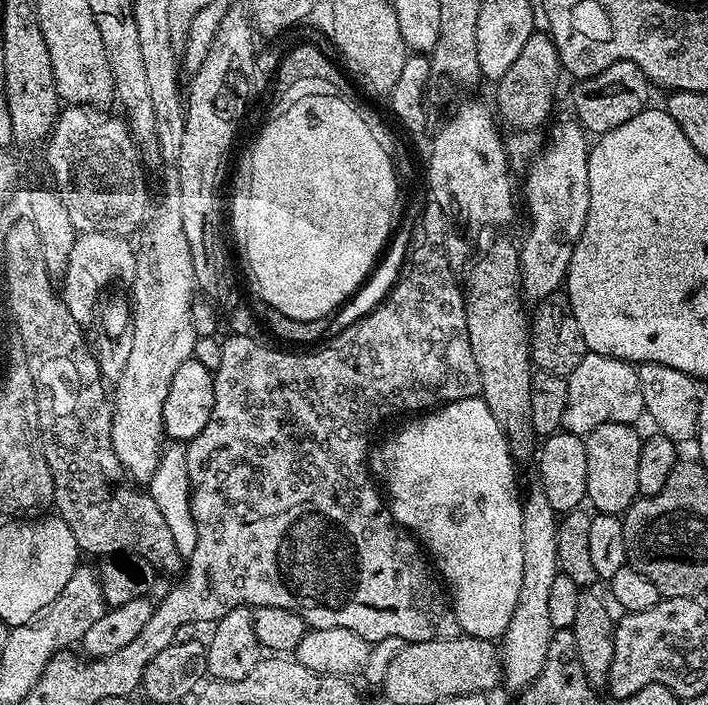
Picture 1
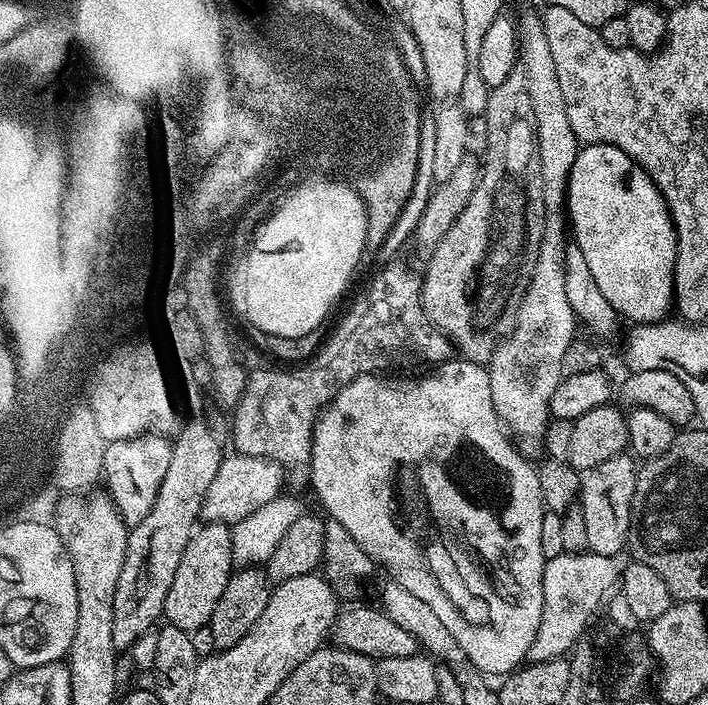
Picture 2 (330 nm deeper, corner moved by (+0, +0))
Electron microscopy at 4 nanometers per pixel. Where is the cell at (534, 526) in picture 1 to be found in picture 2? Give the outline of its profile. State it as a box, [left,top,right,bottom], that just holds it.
[487,11,578,458]

